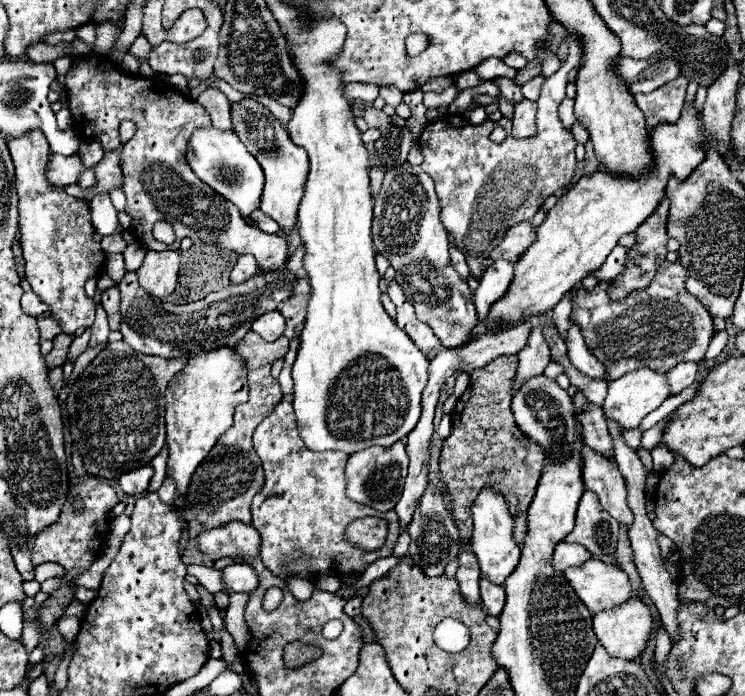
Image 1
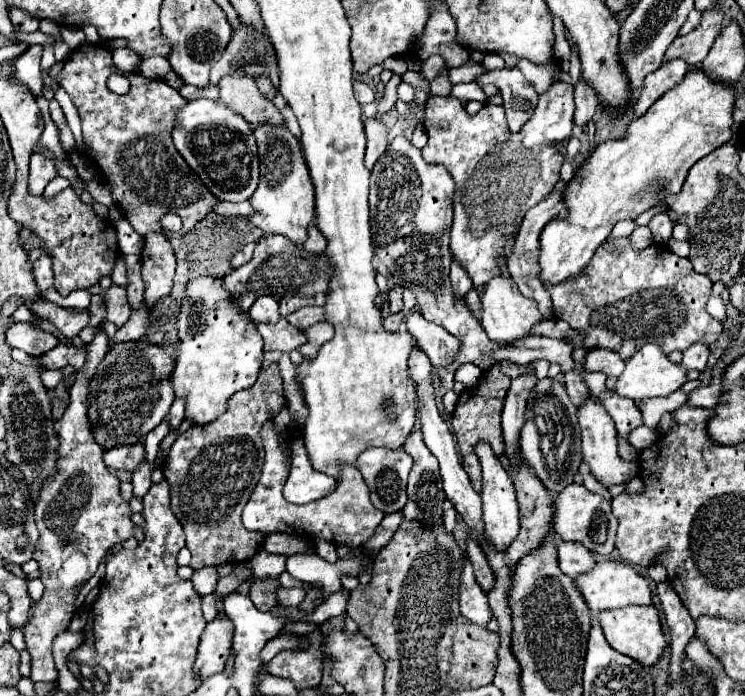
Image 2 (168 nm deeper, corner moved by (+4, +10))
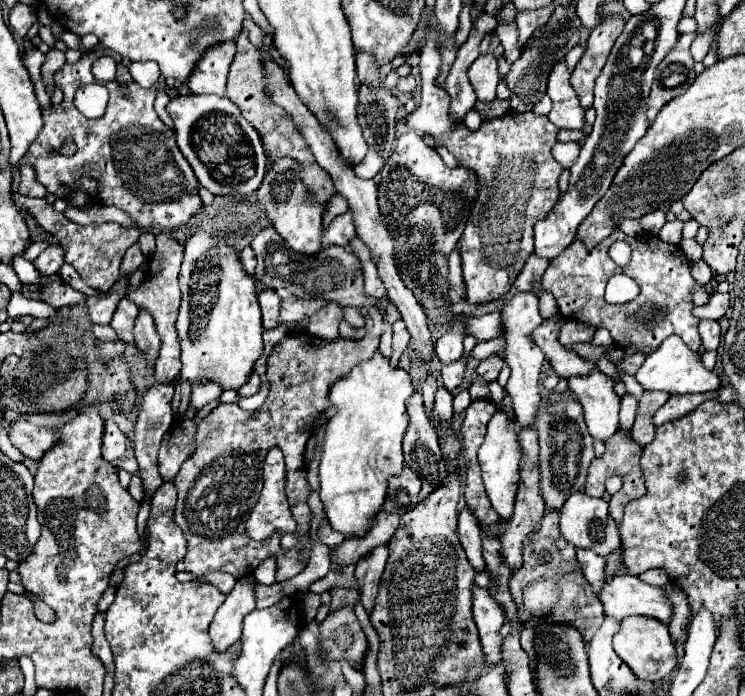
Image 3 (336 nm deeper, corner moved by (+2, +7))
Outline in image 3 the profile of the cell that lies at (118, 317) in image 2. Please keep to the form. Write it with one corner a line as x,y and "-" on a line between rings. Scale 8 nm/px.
122,298
116,312
114,312
114,318
110,322
110,326
116,330
118,338
120,340
126,340
126,342
134,342
134,336
132,336
132,328
134,328
134,320
138,316
138,306
130,300
130,298

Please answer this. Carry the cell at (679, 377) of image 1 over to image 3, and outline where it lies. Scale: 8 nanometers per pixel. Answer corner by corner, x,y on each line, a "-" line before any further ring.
702,320
700,322
700,336
702,336
702,348
706,352
712,352
720,344
720,324
716,320

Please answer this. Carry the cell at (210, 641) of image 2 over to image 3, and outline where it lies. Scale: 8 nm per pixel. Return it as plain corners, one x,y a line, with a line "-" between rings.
238,580
234,590
226,596
224,604
218,608
210,624
210,640
216,652
226,652
232,648
242,634
242,620
246,612
252,612
254,606
254,586
256,580

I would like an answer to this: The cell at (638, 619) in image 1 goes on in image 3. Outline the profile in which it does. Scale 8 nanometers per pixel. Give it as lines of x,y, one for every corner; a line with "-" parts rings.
628,616
620,622
618,632
614,634
614,650
616,654
636,672
640,680
660,680
672,672
676,666
676,650
670,638
668,626
660,620
646,618
646,616

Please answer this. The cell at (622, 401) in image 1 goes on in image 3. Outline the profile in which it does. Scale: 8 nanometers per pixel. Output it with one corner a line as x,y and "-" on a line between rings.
668,336
650,356
646,356
644,364
636,372
636,380
644,390
650,392
668,392
668,394
698,394
698,392
714,392
720,386
720,378
714,372
708,372
702,366
698,352
692,352
678,340
678,336

